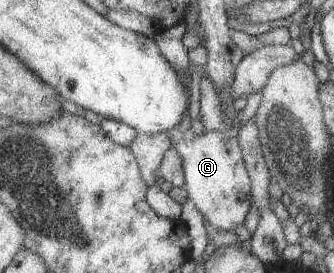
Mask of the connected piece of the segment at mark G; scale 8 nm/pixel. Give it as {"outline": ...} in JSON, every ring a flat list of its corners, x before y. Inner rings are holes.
{"outline":[[176,124,165,130,165,133,182,159,187,198,194,203,202,218,219,231,233,231,243,224,249,206,252,205,249,193,251,184,235,130,205,130,196,134,191,127,180,131]]}

